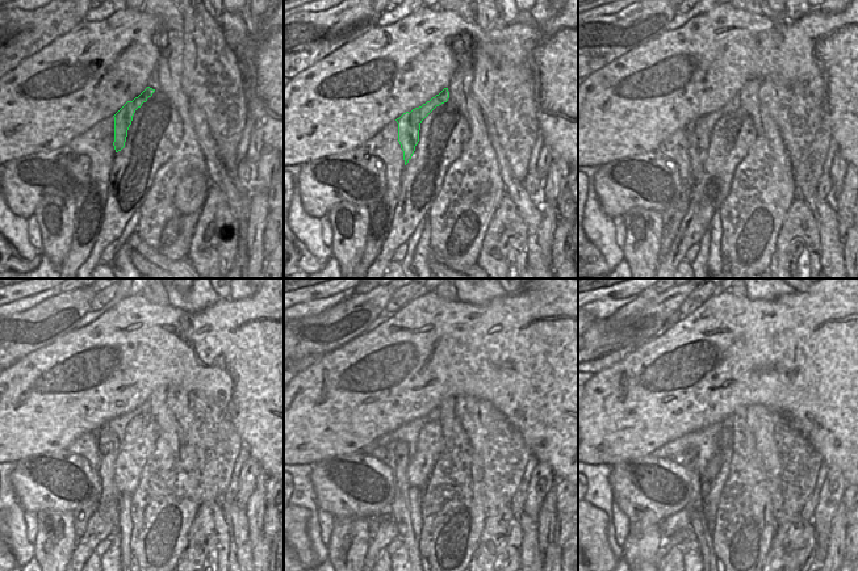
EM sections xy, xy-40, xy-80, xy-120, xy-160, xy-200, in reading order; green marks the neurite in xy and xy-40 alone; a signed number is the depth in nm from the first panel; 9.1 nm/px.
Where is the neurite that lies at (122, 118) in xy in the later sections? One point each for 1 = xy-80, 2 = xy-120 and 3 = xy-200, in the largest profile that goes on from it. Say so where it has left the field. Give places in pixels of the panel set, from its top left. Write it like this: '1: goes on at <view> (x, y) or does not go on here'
1: goes on at xy-80 (697, 131)
2: goes on at xy-120 (109, 444)
3: goes on at xy-200 (695, 506)

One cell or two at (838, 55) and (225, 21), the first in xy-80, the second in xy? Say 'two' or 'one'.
two

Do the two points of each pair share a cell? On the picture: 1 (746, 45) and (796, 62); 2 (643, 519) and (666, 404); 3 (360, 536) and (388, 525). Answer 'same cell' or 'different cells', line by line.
1: same cell
2: different cells
3: different cells

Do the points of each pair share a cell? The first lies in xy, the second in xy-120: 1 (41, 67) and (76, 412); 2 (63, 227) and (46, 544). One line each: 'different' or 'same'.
1: same
2: same

